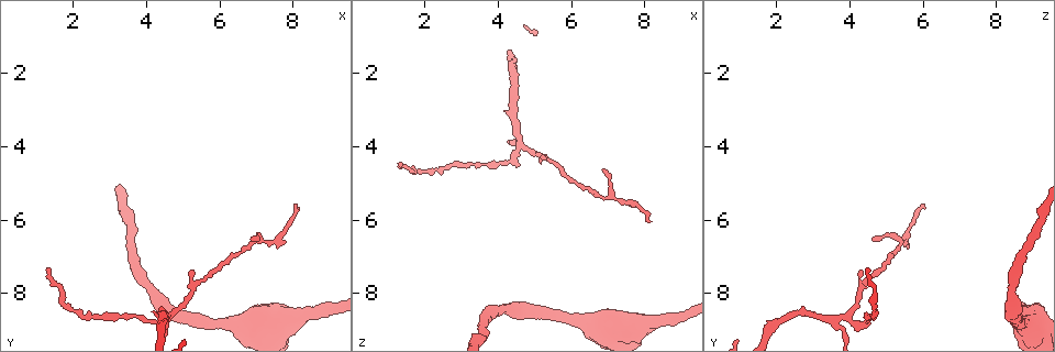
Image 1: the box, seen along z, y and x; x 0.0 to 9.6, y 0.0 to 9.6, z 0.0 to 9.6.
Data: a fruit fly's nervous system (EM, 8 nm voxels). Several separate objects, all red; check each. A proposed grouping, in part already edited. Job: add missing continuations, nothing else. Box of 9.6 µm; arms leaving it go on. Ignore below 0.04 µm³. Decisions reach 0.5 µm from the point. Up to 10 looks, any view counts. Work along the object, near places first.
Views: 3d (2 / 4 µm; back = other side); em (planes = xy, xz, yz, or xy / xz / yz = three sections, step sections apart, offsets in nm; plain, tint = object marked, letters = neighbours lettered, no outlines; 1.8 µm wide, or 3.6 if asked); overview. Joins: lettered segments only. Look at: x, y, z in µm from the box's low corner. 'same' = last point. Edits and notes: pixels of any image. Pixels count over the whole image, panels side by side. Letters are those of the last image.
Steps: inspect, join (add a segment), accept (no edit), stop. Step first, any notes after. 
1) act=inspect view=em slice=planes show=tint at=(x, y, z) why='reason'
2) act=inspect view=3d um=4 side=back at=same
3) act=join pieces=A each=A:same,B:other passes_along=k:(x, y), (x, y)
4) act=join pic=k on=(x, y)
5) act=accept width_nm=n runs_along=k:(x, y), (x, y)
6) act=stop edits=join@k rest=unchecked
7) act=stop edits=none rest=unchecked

act=inspect view=3d um=2 at=(5.25, 7.35, 4.40) why='thin end'

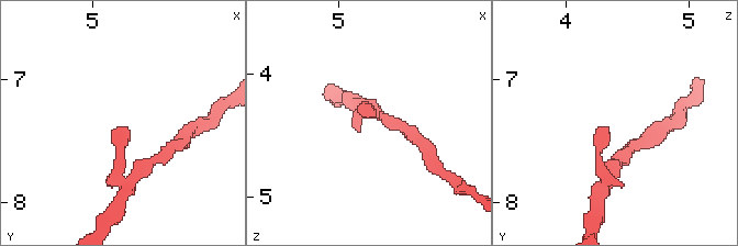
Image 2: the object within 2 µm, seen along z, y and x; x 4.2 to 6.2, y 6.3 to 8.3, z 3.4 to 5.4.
act=inspect view=em slice=planes show=plain at=(5.26, 7.38, 4.34) why='need the tissue'

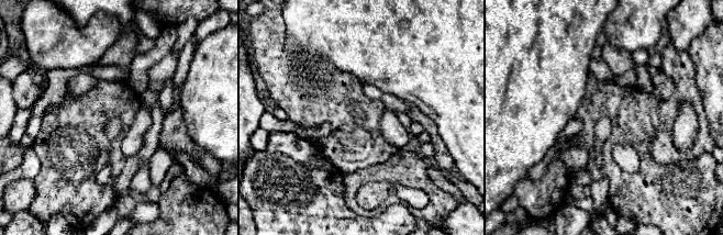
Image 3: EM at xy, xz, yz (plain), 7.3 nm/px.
act=inspect view=em slice=planes show=letters at=same

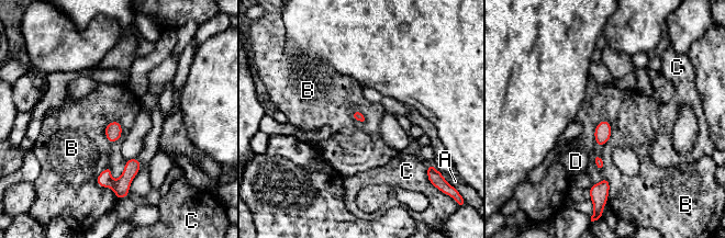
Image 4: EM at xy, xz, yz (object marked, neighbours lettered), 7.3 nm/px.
act=accept each=A:other,B:other,C:other,D:other border=4:(126, 160), (96, 183) found='none of them fits'

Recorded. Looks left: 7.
act=inspect view=em slice=xy step=16 show=tint at=(1.20, 7.35, 4.50) why='free end'

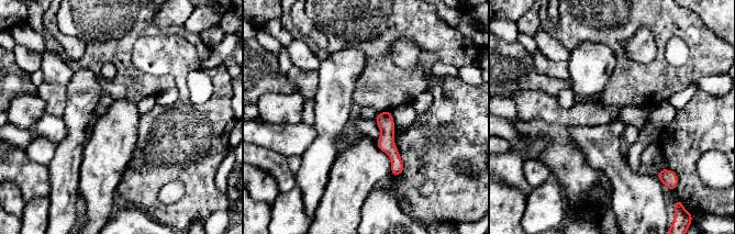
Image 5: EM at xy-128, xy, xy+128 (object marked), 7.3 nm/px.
act=inspect view=em slice=planes show=letters at=same

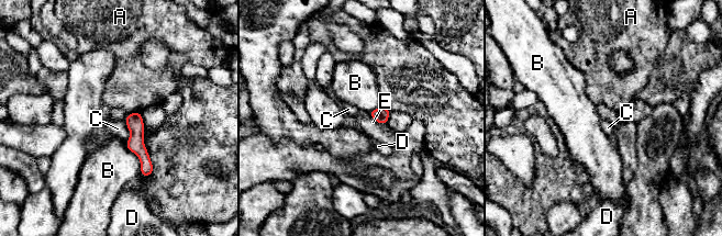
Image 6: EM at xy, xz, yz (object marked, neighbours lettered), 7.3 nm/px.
act=accept each=A:other,B:other,C:other,D:other,E:other border=6:(368, 112), (377, 122), (386, 124) found='none of them fits'

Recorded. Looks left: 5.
act=inspect view=em slice=yz step=8 show=tint at=(4.45, 8.75, 3.70) why='looks like a crossing'

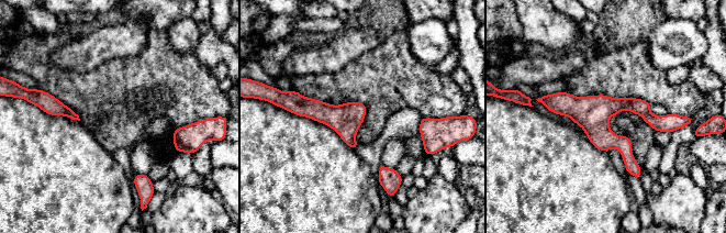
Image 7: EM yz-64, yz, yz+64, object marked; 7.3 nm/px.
act=inspect view=em slice=planes show=letters at=same why='cut it another way'

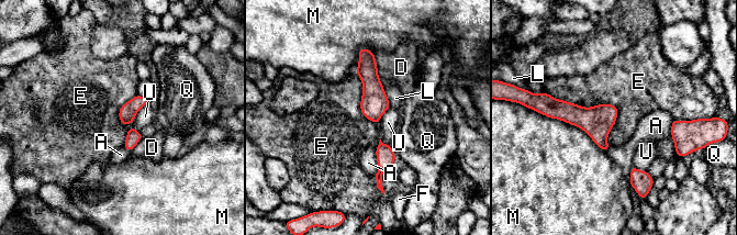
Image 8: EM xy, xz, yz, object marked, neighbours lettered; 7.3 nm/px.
act=accept longest_contact=E:650nm each=A:other,D:other,E:other,F:other,L:other,M:other,Q:other,U:other runs_along=8:(363, 51), (373, 92), (376, 120) found='none of them fits'

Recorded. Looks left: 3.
act=inspect view=em slice=planes show=letters at=(6.85, 6.50, 4.55) why='thin end'

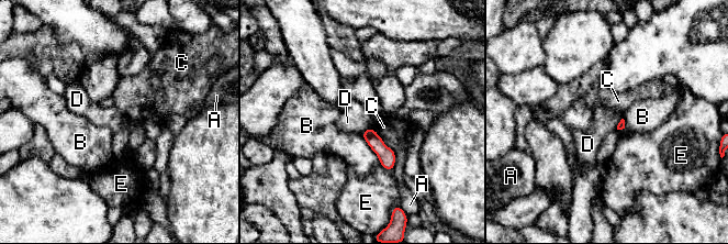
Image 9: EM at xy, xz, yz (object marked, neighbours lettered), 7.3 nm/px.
act=accept each=A:other,B:other,C:other,D:other,E:other border=9:(370, 126), (361, 134) found='none of them fits'

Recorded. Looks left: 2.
act=stop edits=none rest=unchecked

